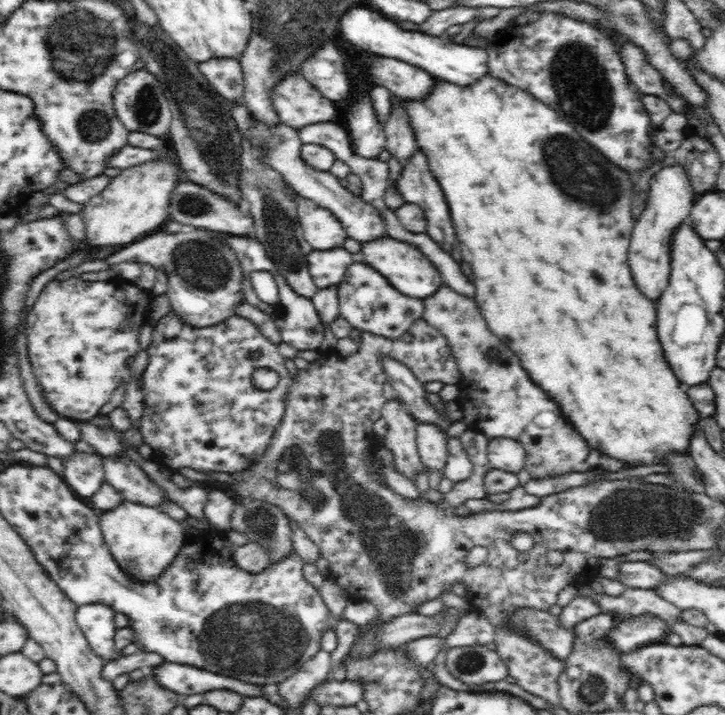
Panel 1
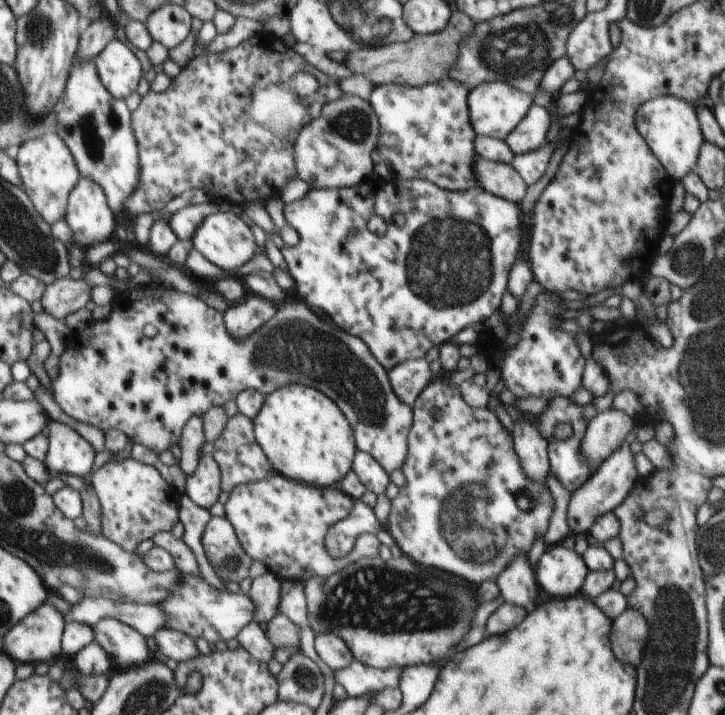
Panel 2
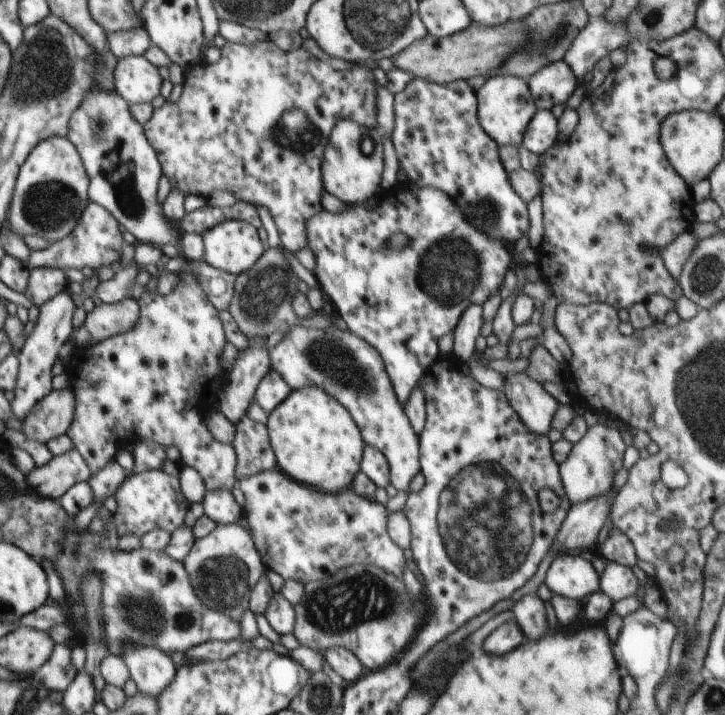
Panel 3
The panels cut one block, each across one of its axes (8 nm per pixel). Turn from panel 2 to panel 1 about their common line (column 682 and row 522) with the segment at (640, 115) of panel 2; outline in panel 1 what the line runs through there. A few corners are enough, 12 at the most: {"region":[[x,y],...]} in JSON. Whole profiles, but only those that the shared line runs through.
{"region":[[122,500],[98,514],[114,561],[158,580],[185,544],[160,508]]}

